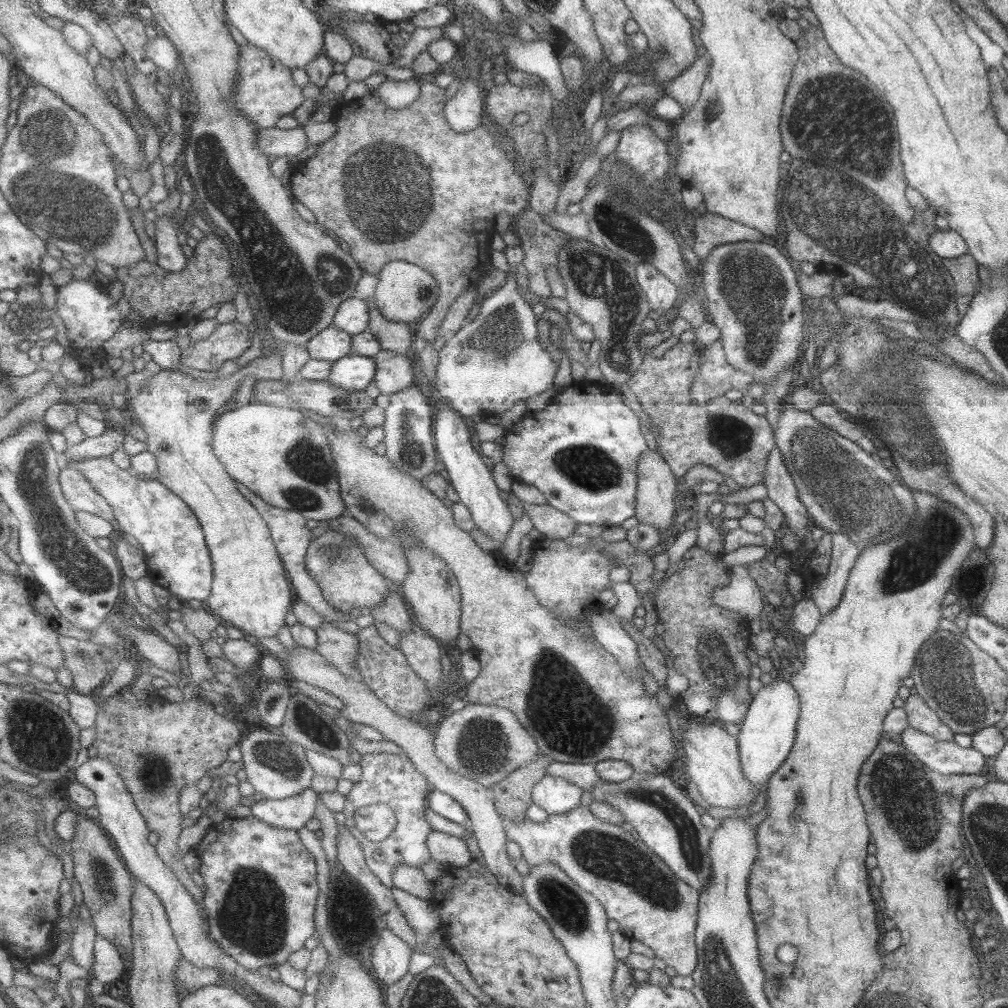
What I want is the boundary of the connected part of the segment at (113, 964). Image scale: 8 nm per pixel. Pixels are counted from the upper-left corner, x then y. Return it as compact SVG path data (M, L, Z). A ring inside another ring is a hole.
M99 934L95 940L95 964L91 976L102 984L115 984L125 980L125 961L119 948Z

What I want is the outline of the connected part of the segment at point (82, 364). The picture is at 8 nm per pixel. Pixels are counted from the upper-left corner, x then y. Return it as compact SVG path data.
M72 278L67 284L59 287L56 292L55 309L66 326L73 356L78 362L79 368L91 373L107 358L104 344L121 330L125 320L121 318L121 310L117 306L117 301L109 296L107 288L101 290L100 286L101 284L92 284L89 279Z

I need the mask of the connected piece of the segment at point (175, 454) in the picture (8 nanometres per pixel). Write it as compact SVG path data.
M275 351L269 355L263 354L253 361L249 362L245 367L237 370L235 374L231 374L231 376L225 377L217 377L215 379L205 380L205 378L195 378L191 376L189 373L181 372L179 370L167 370L161 368L161 370L153 375L150 379L148 379L139 390L139 393L130 398L130 405L134 413L136 414L137 421L143 426L144 432L146 434L146 442L148 446L148 450L151 450L152 453L157 457L159 463L159 472L157 472L157 476L155 478L150 478L149 476L145 476L145 478L149 479L157 479L161 481L165 486L168 486L177 496L180 496L191 509L195 511L197 517L199 517L199 521L201 522L202 528L204 529L207 545L209 546L213 563L214 563L214 584L213 591L211 597L205 604L205 606L213 611L215 615L218 615L221 619L225 619L231 622L236 628L242 630L243 633L246 634L246 637L256 641L256 638L276 638L277 634L279 634L279 628L283 628L285 624L287 624L287 612L292 611L291 604L295 602L295 589L293 588L292 580L289 578L289 573L286 570L284 560L281 559L280 552L276 548L276 544L272 538L272 531L268 528L268 523L265 521L264 516L261 514L257 507L247 496L243 496L243 492L239 492L237 490L237 481L231 474L227 468L225 468L225 464L221 462L219 456L217 456L216 451L213 448L213 438L215 434L215 421L219 417L218 413L220 412L219 408L223 408L225 404L228 403L228 400L232 398L233 392L237 392L239 386L243 382L243 378L245 376L253 376L256 380L279 380L283 379L283 353Z

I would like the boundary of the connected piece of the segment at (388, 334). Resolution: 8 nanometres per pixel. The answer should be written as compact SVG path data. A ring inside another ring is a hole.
M377 297L367 299L369 308L372 311L370 330L378 337L381 347L385 350L397 353L412 353L415 336L411 332L408 323L391 322L377 305Z

